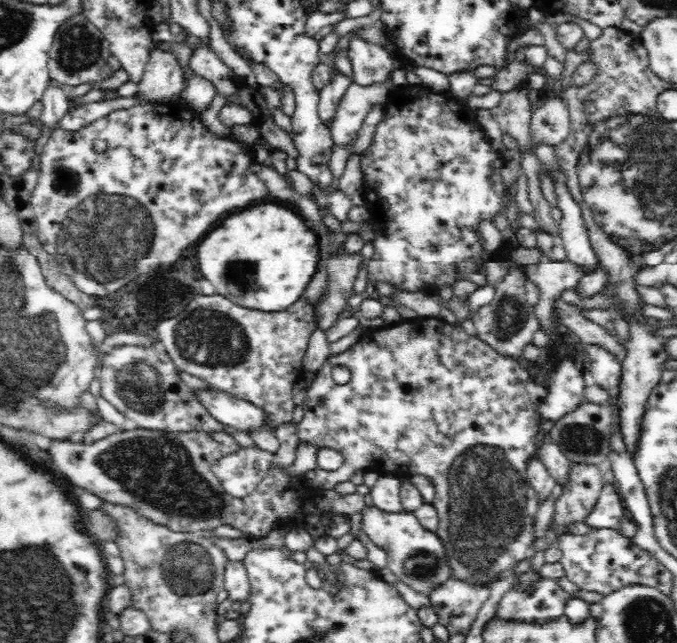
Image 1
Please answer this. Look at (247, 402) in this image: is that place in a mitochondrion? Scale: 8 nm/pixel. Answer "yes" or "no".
no

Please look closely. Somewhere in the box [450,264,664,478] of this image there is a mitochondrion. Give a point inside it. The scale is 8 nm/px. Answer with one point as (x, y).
(510, 318)

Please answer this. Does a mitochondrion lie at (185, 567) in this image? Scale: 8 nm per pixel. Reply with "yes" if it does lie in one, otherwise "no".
yes

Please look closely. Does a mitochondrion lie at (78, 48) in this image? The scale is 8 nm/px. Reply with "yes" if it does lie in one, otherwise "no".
yes

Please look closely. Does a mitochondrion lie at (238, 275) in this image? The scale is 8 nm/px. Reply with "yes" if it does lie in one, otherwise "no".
yes

